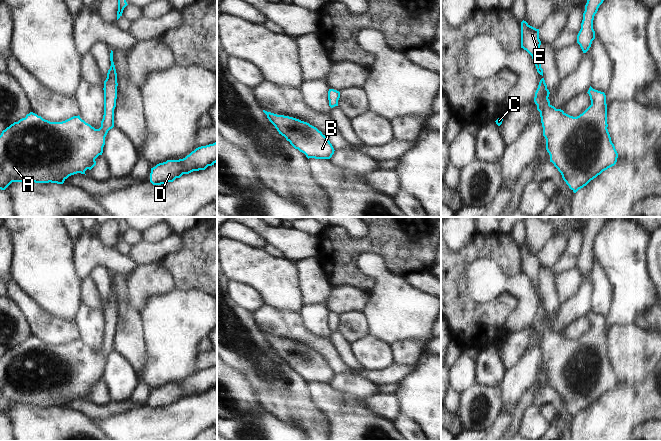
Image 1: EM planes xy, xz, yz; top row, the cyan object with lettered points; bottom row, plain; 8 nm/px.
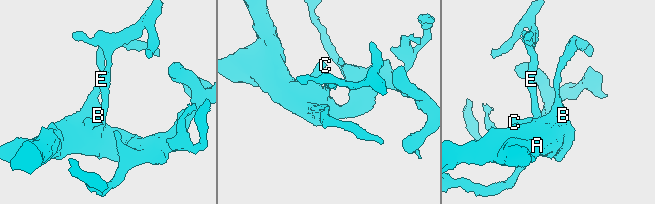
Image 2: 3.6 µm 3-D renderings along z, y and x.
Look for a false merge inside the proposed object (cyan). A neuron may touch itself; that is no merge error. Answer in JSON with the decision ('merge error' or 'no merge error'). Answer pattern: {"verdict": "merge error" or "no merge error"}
{"verdict": "no merge error"}

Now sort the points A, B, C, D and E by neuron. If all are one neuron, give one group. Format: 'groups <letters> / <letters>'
groups A B C D E

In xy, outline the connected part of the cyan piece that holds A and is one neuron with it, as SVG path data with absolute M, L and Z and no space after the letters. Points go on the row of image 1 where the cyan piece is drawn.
M113 51L110 53L111 66L104 81L104 115L101 127L95 129L86 123L80 116L73 116L62 122L50 122L41 116L30 112L25 118L14 122L0 135L0 189L5 190L12 182L35 182L35 183L57 183L63 184L71 175L85 174L87 169L91 170L95 165L95 159L102 155L105 145L105 137L110 129L114 127L114 109L117 99L117 73L113 62Z

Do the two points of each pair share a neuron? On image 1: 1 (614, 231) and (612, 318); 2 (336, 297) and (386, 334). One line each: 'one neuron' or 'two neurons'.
1: one neuron
2: two neurons

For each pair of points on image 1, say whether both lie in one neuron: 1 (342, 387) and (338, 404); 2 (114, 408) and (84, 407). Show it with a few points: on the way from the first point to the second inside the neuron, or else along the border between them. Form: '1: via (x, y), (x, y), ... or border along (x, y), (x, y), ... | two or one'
1: border along (328, 383), (331, 388), (339, 393), (362, 399) | two
2: via (107, 410), (91, 410) | one

